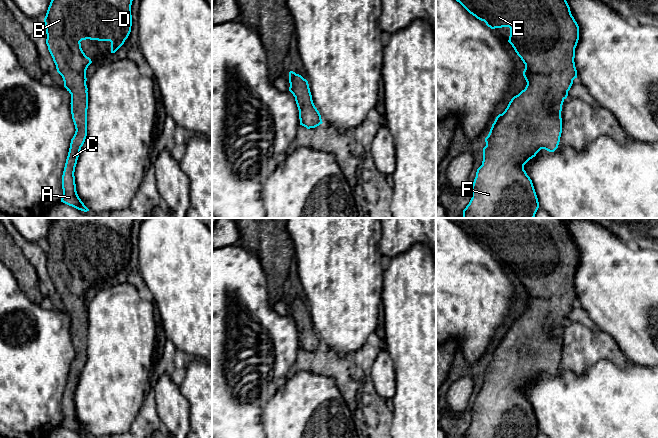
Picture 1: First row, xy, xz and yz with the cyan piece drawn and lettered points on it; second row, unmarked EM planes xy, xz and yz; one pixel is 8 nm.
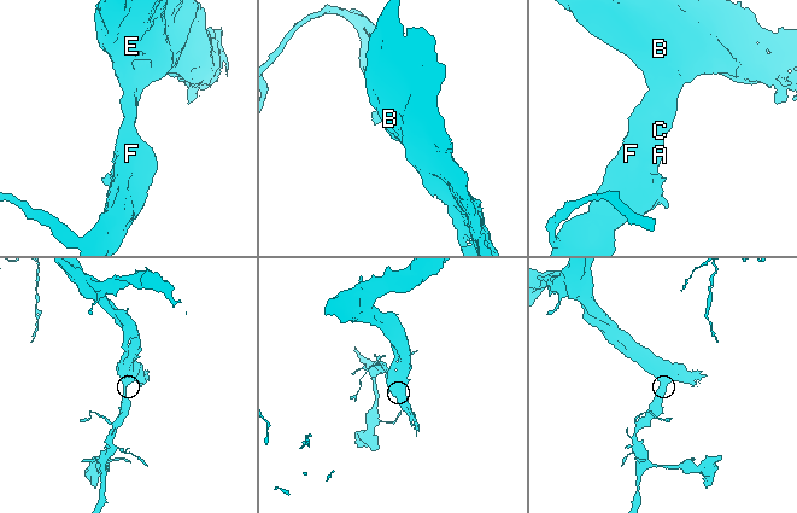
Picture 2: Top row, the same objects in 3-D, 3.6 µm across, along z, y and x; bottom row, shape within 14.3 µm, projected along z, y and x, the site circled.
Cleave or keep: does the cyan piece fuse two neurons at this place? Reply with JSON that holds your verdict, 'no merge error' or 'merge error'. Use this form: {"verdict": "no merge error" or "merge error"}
{"verdict": "no merge error"}

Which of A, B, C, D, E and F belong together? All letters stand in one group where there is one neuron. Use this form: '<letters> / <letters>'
A B C D E F

